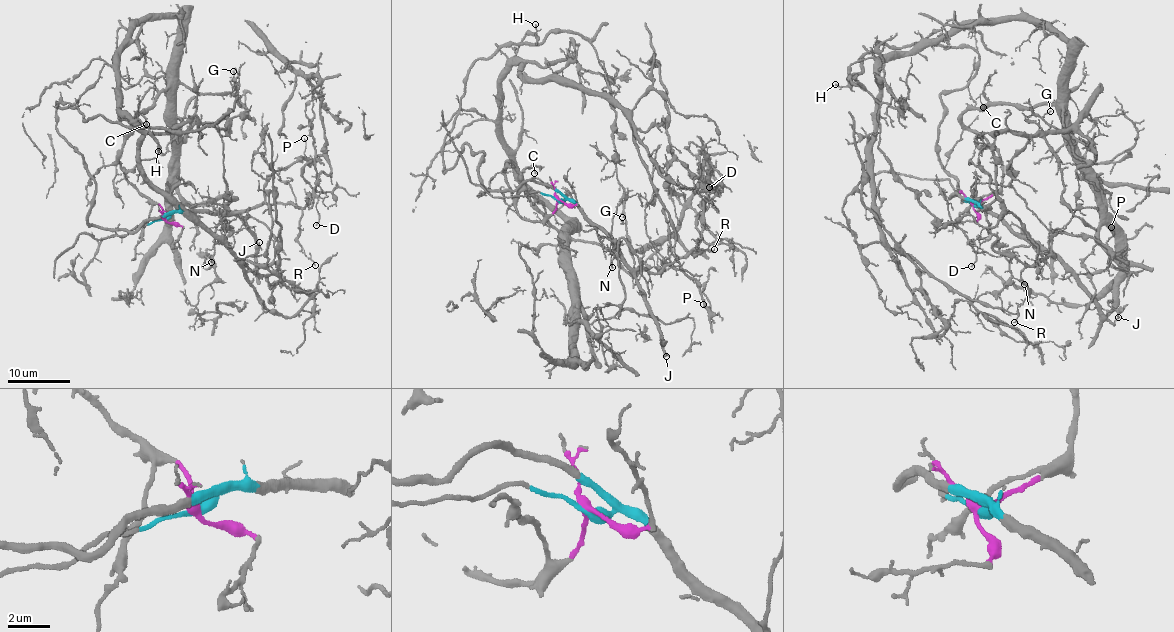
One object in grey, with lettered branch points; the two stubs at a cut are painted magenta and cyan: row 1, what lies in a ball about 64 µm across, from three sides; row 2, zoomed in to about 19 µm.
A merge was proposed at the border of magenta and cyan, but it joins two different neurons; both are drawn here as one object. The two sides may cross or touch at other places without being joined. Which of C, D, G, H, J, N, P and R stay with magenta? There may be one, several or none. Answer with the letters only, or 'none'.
C, G, H

